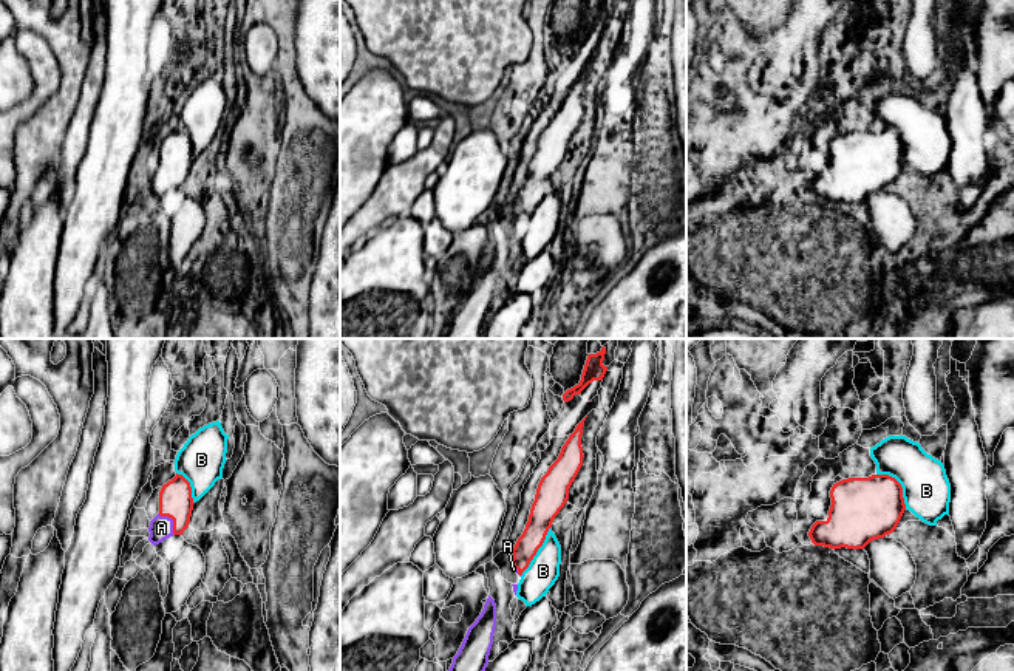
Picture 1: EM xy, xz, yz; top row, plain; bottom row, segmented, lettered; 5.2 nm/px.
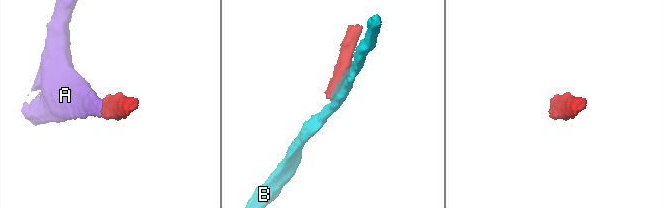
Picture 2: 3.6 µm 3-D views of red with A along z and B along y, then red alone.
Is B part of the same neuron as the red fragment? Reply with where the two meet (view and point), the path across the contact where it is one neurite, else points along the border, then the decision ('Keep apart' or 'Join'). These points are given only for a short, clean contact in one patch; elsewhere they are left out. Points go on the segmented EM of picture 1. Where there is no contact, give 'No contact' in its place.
Touches red at yz (900, 484). Boundary: yz (877, 473), (886, 473), (900, 484), (906, 507). Keep apart

